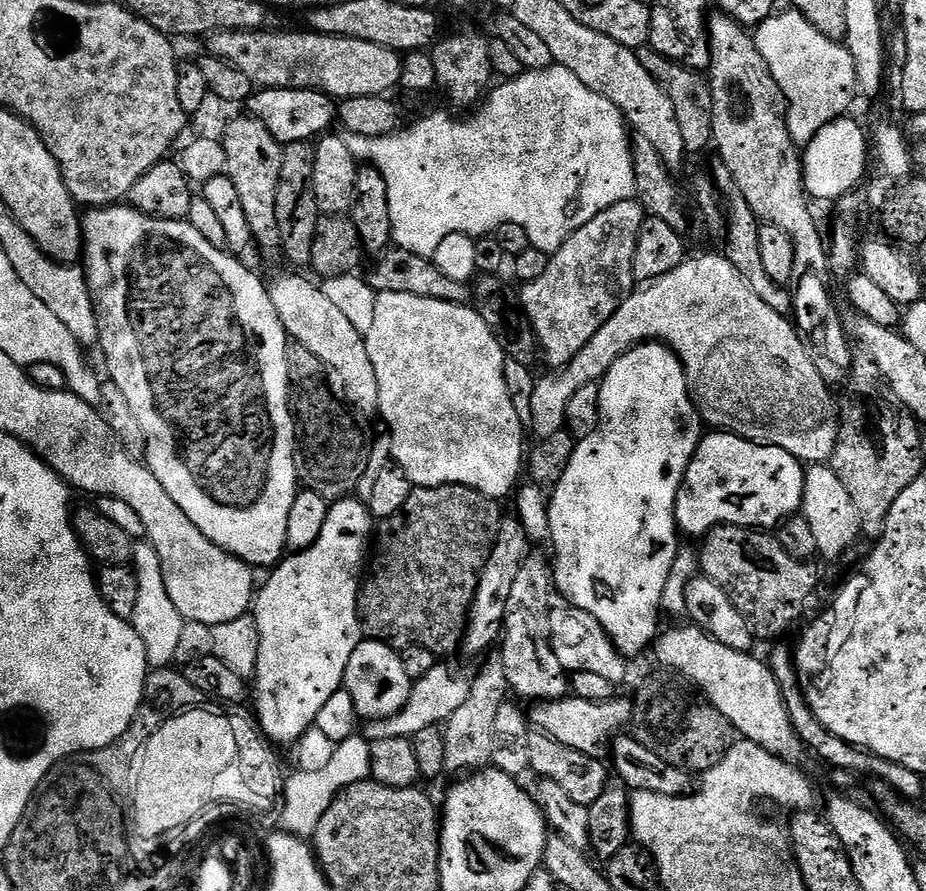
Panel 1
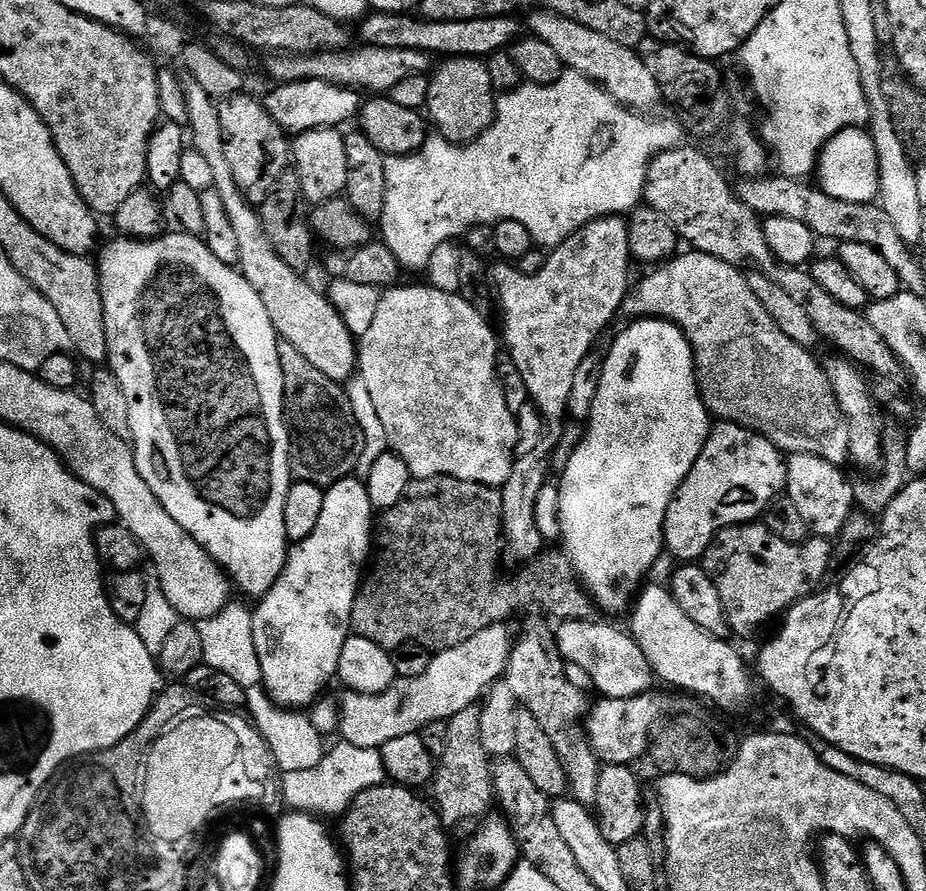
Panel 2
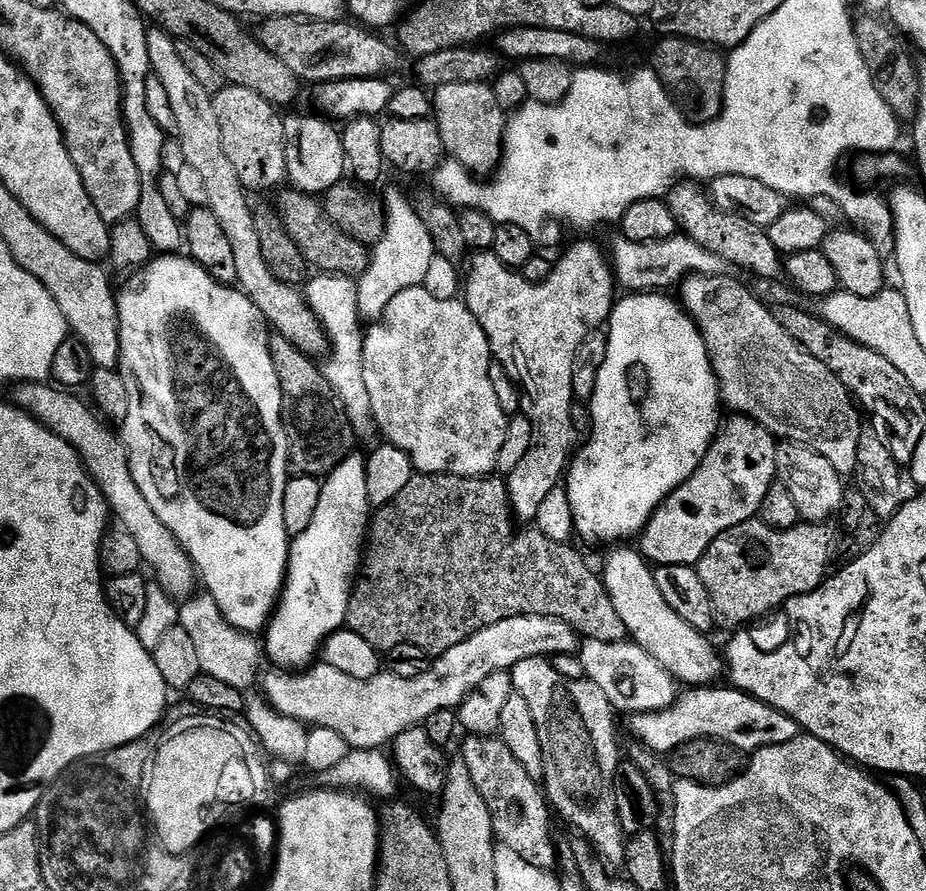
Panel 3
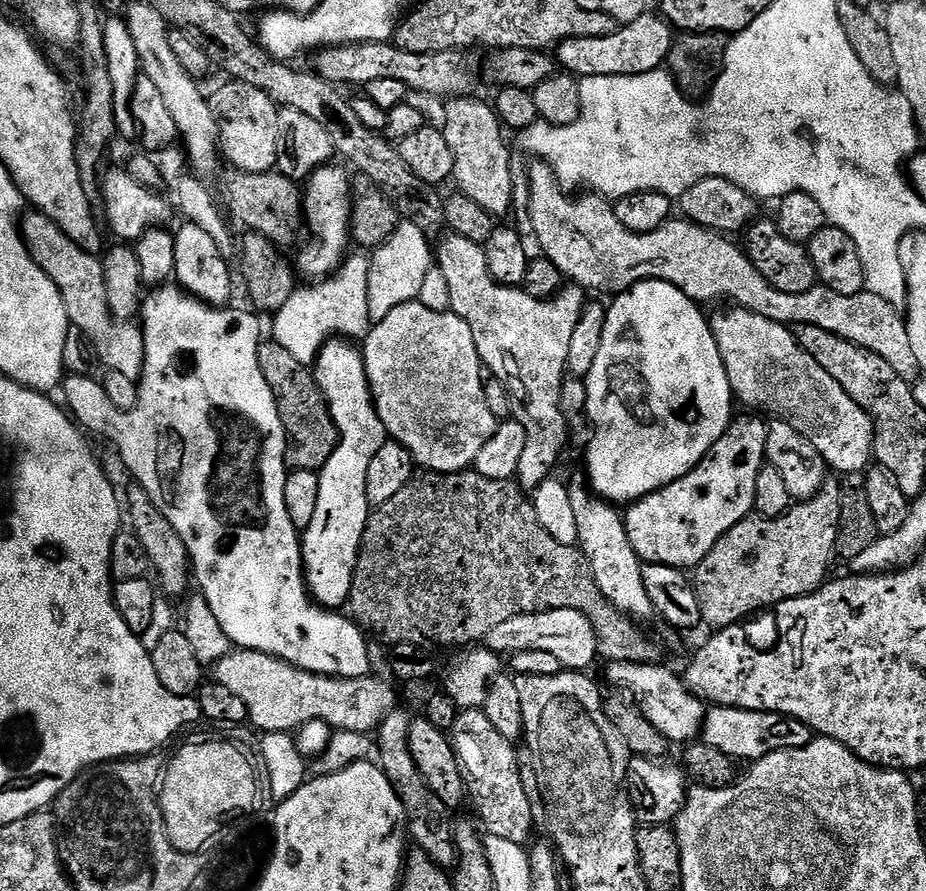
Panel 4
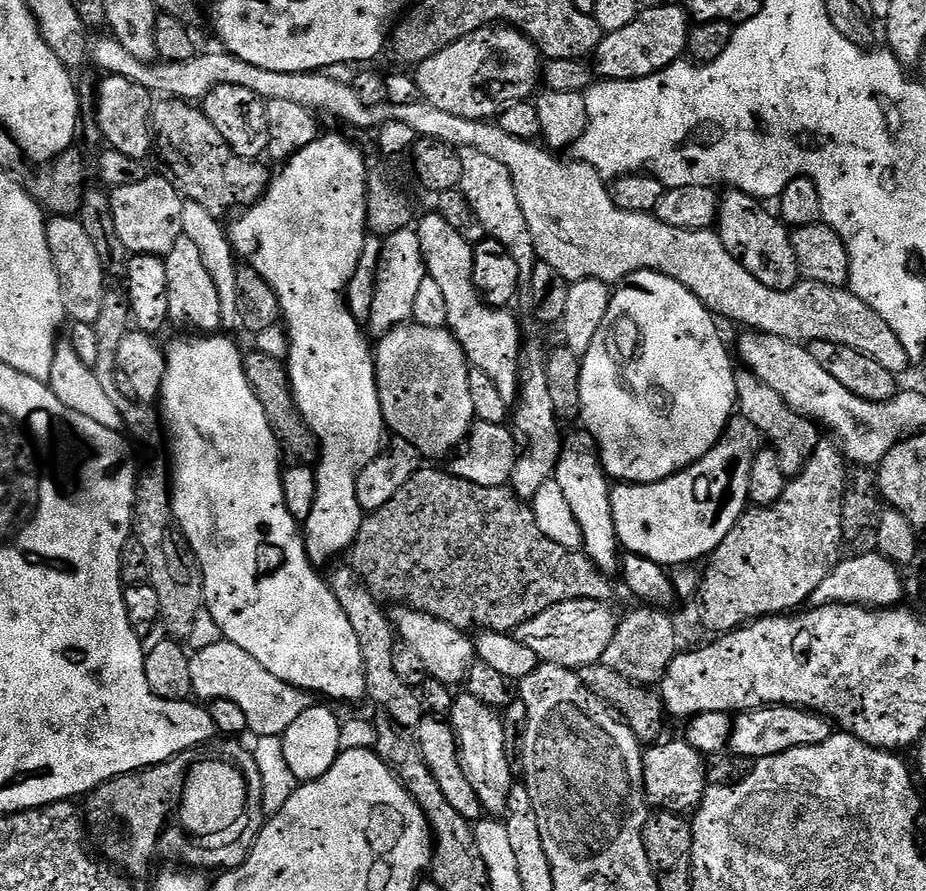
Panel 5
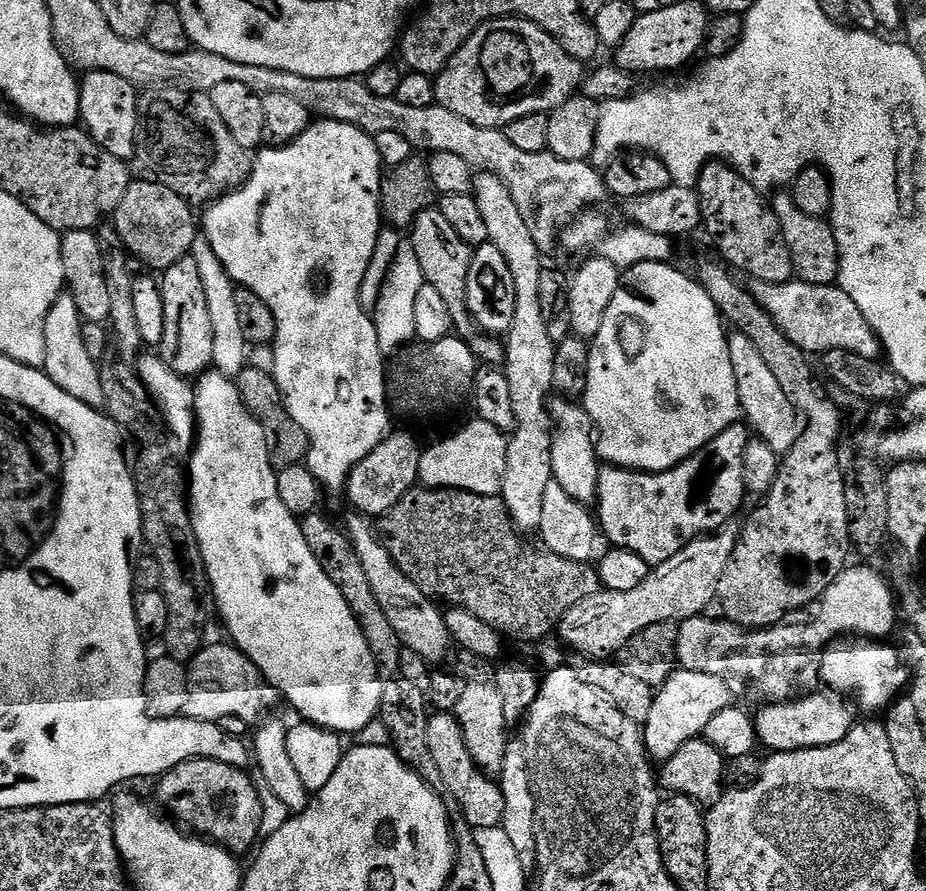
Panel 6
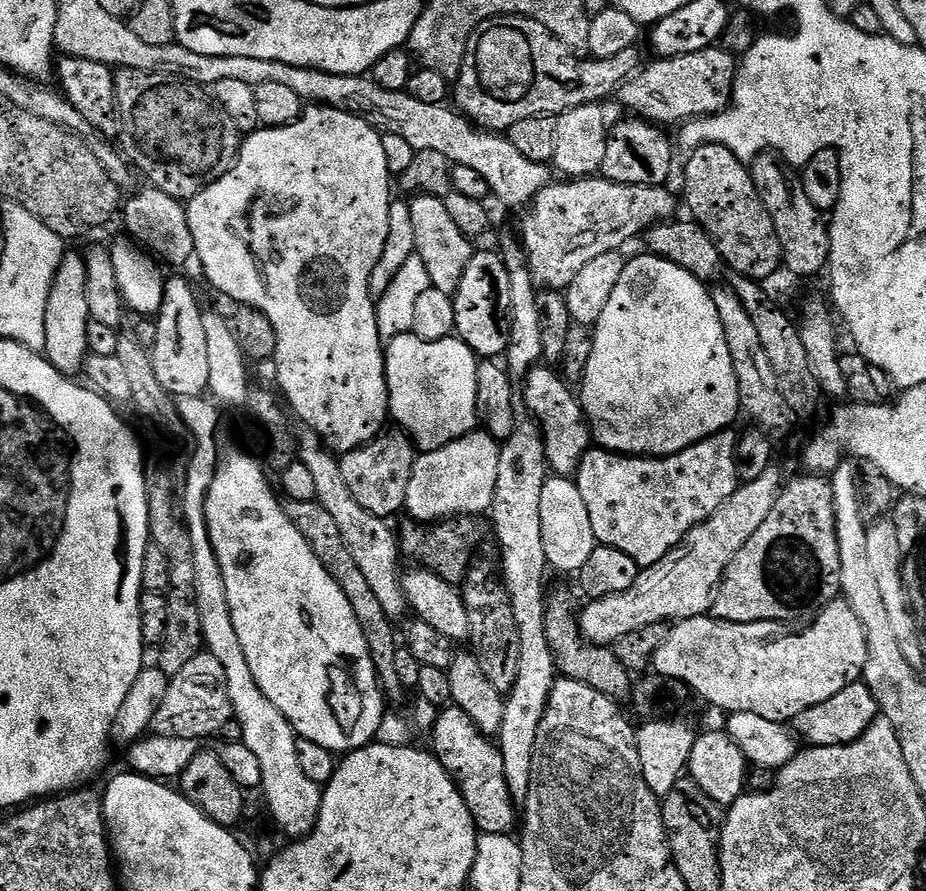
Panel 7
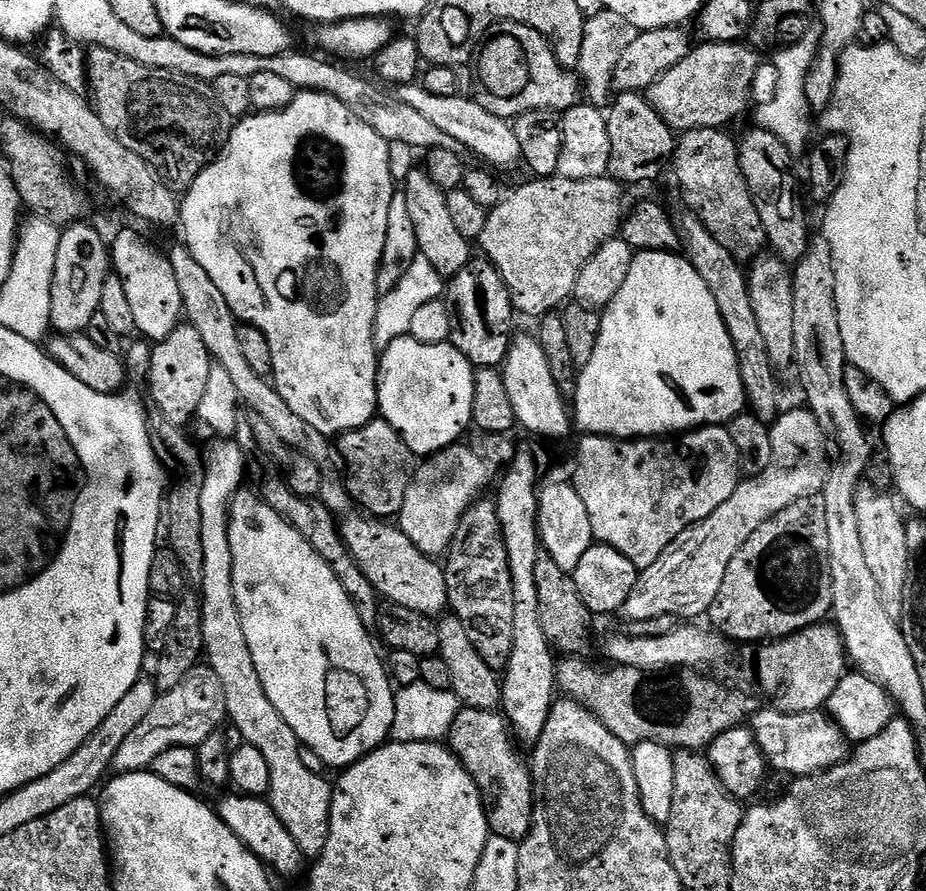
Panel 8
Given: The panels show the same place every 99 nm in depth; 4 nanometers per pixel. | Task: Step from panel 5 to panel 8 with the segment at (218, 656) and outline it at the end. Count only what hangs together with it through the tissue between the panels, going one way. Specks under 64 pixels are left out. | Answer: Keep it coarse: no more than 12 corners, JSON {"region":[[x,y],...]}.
{"region":[[194,667],[122,742],[115,771],[143,772],[221,727],[218,674]]}

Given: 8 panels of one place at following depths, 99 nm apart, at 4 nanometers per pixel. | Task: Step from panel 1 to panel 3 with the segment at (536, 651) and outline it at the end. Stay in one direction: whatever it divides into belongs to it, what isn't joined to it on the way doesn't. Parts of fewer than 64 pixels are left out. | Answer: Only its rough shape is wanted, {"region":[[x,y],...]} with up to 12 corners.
{"region":[[551,659],[511,668],[551,811],[623,865],[612,703]]}

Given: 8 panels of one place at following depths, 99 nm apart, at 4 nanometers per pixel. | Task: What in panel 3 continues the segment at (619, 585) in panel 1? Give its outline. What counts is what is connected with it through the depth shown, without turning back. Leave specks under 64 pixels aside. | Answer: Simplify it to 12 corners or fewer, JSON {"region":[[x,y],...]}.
{"region":[[615,301],[566,473],[575,535],[639,537],[722,424],[706,342]]}

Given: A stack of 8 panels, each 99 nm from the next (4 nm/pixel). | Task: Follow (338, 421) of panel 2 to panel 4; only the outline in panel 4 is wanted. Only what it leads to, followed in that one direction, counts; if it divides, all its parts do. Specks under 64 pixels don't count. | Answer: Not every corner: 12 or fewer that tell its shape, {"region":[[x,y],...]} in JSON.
{"region":[[271,338],[258,366],[288,439],[284,463],[319,472],[338,433],[309,365]]}

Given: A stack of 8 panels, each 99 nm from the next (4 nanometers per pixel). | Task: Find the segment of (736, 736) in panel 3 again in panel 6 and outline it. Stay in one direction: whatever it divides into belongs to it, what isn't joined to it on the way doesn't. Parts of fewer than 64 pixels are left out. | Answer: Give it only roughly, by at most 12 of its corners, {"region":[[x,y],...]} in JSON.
{"region":[[827,691],[765,703],[757,741],[772,752],[834,746],[854,723]]}

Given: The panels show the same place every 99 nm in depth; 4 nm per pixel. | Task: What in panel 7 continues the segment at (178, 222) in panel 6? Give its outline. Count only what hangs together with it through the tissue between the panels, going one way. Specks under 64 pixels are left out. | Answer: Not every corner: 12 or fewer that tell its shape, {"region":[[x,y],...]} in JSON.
{"region":[[160,188],[127,197],[123,231],[157,261],[196,247],[187,207]]}

